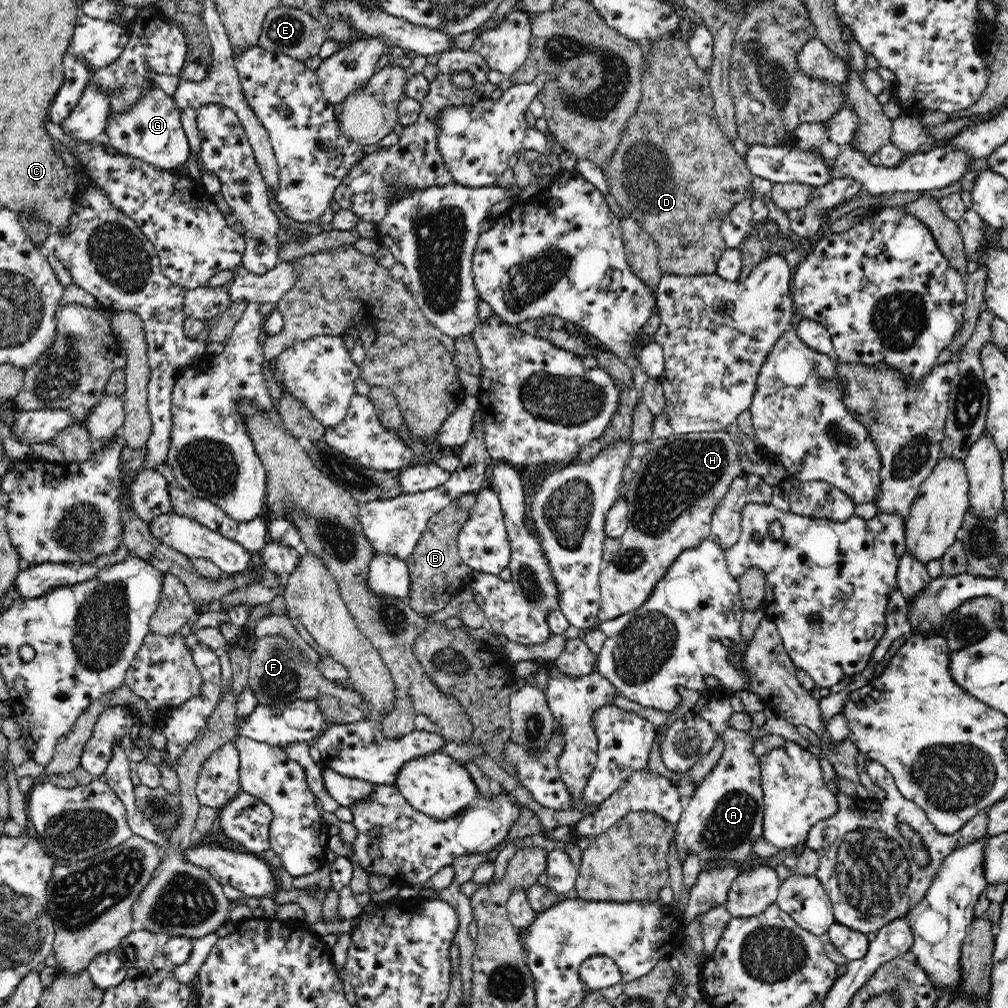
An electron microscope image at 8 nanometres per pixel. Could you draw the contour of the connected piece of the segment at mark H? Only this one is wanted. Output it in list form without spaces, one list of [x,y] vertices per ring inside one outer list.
[[[718,432],[672,433],[668,438],[654,439],[649,453],[641,458],[641,466],[627,483],[625,499],[628,501],[628,526],[620,538],[621,548],[617,556],[604,564],[599,577],[601,603],[599,623],[615,620],[618,616],[632,614],[648,600],[655,585],[678,559],[680,553],[695,548],[698,542],[709,538],[712,514],[728,486],[743,470],[739,461],[740,448],[730,434]]]

